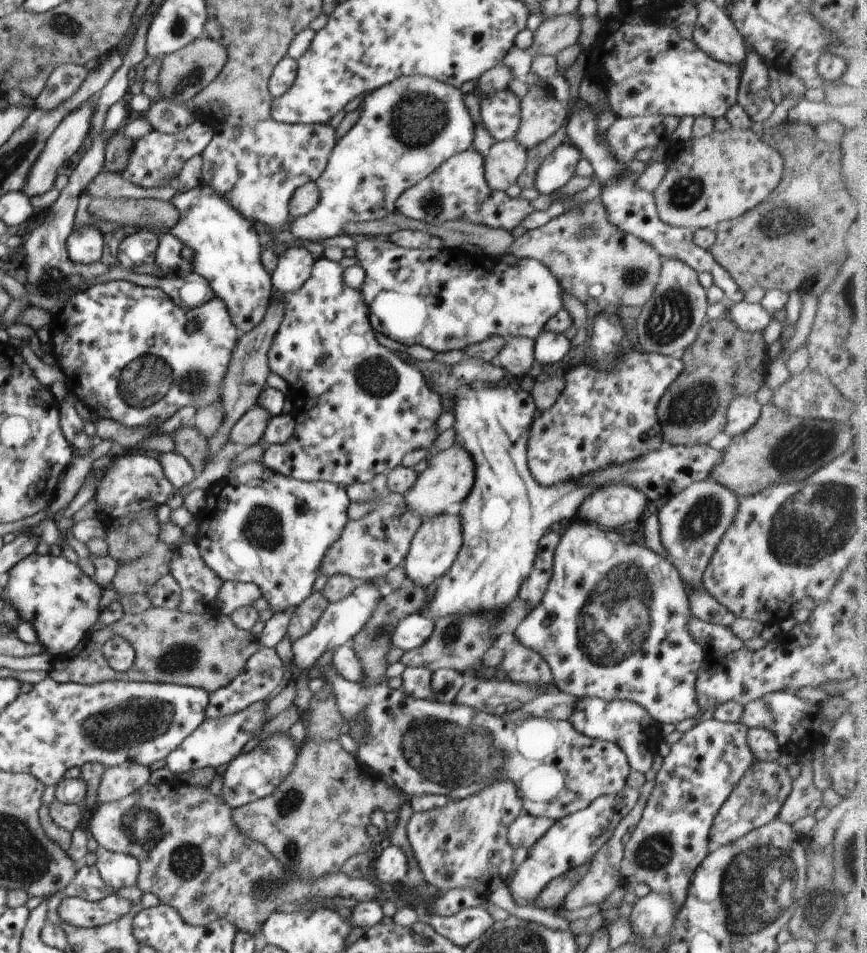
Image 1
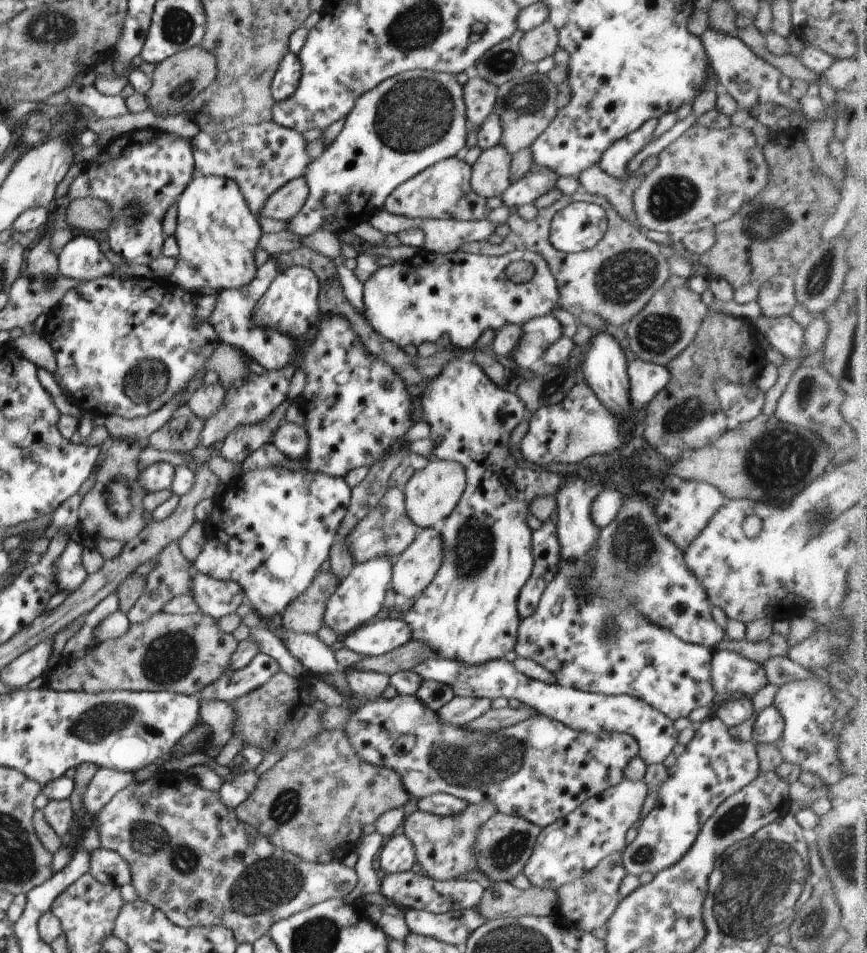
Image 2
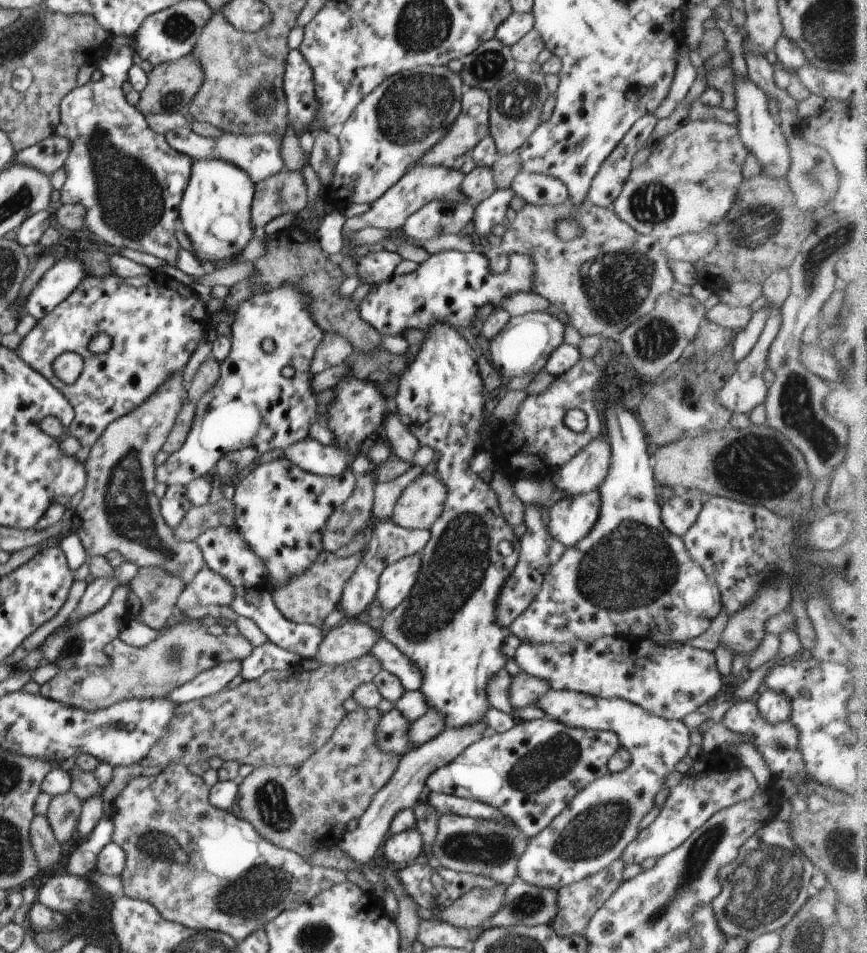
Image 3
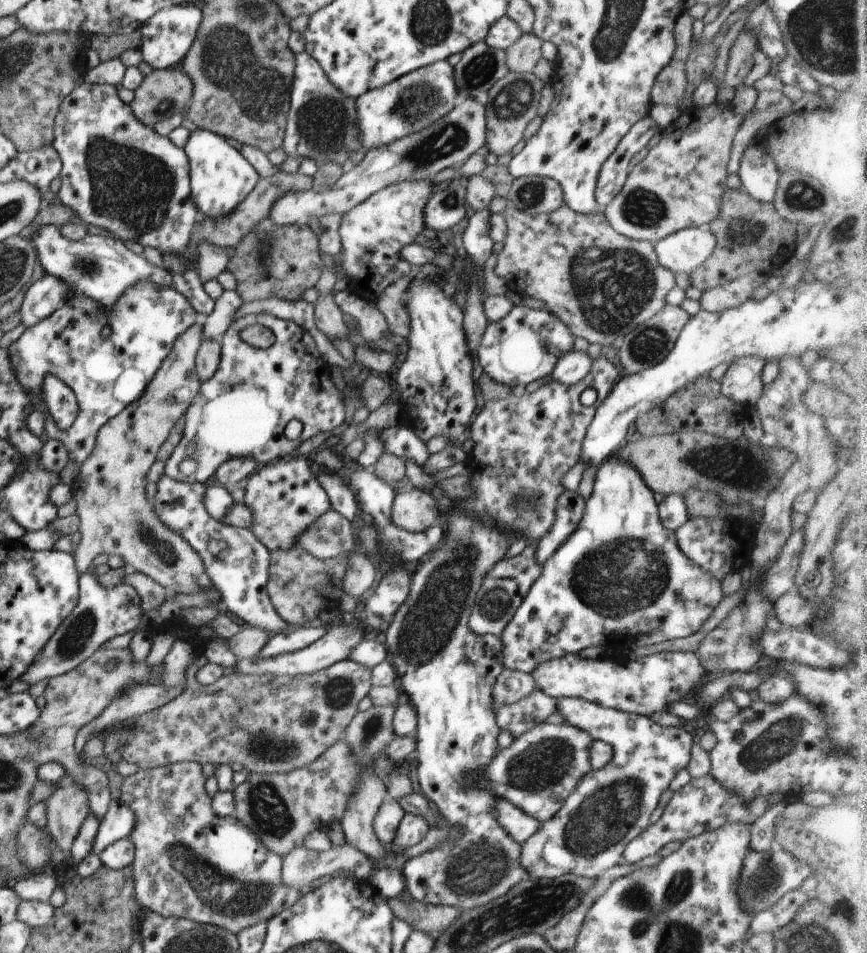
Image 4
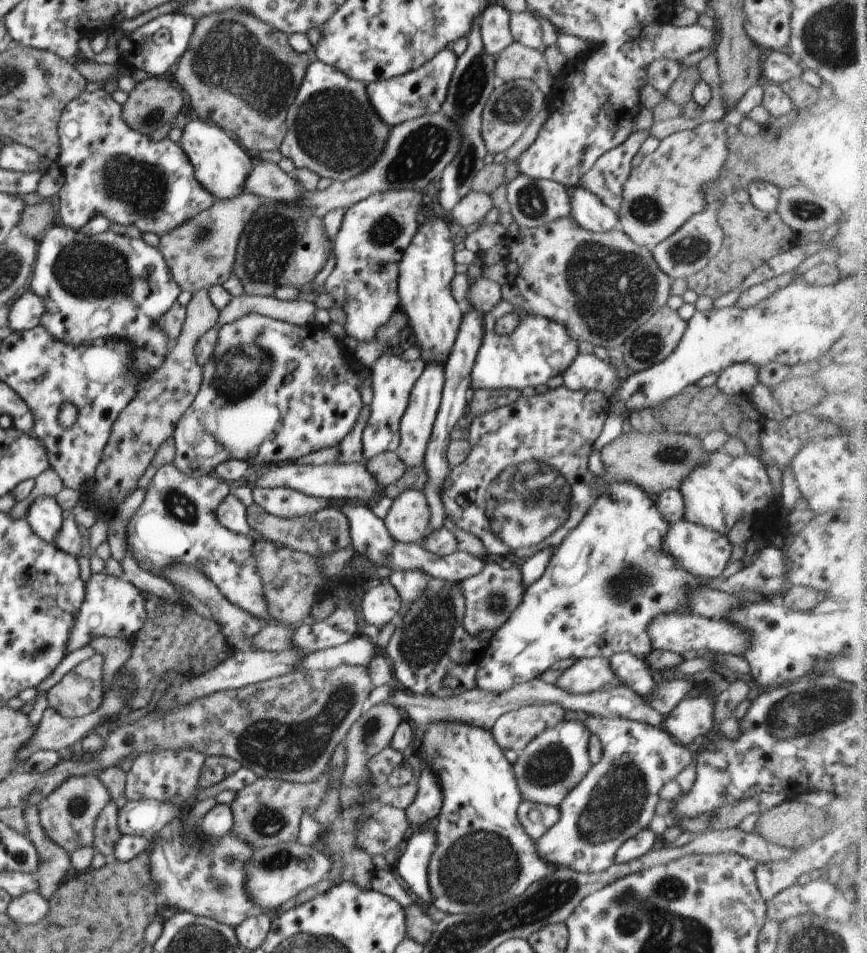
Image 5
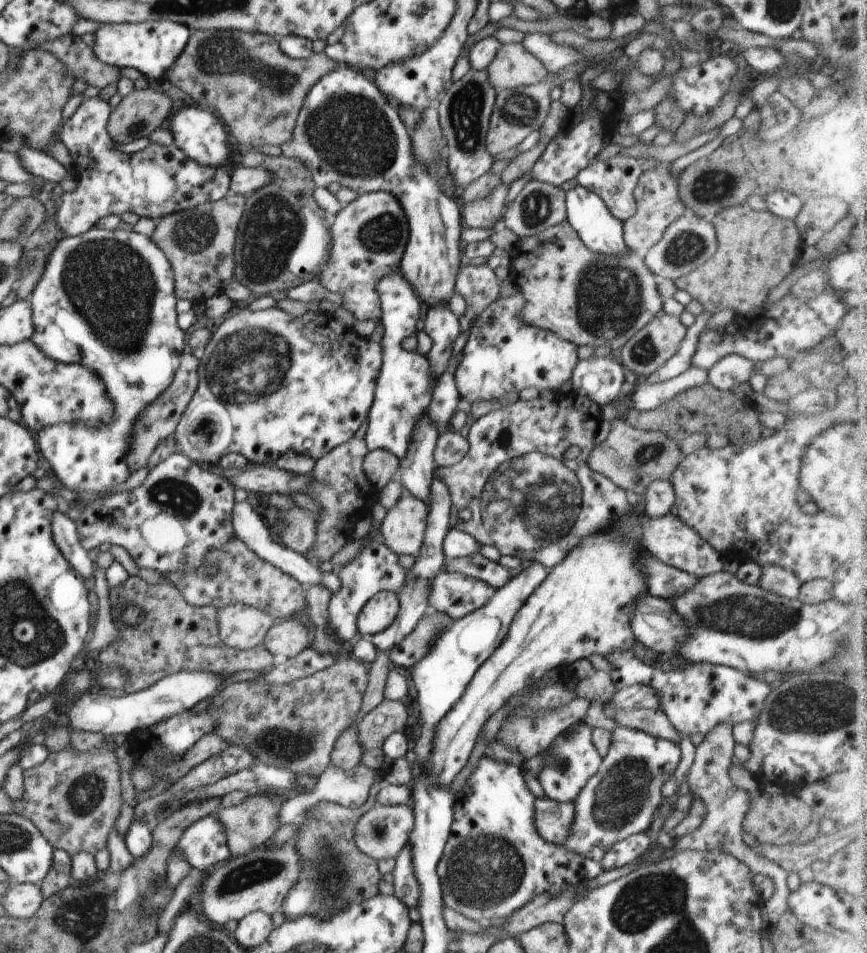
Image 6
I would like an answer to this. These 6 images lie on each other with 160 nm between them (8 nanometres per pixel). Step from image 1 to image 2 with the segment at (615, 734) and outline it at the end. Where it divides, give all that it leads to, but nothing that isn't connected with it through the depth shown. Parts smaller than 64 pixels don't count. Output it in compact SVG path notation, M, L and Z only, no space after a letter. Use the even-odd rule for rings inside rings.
M432 658L417 664L413 671L421 676L423 682L425 680L435 680L439 683L447 684L452 687L455 696L459 697L480 697L495 698L502 697L514 698L520 700L524 705L535 708L538 713L545 714L555 721L560 721L562 724L573 728L581 733L600 733L617 732L626 733L633 736L639 746L639 757L647 764L656 764L664 762L664 759L672 752L672 748L677 744L678 731L674 728L674 723L664 716L659 710L652 708L645 700L636 698L630 695L605 695L602 693L593 693L590 691L581 691L572 687L563 687L557 682L554 684L546 684L541 680L536 680L527 677L520 671L516 670L513 663L505 659L489 660L477 665L463 663L456 659Z

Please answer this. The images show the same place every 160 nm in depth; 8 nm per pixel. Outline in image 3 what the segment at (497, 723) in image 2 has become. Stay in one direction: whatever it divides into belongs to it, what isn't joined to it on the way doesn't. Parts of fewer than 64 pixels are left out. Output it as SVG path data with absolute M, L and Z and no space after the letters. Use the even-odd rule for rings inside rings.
M485 720L463 727L453 726L451 729L448 728L442 731L428 742L418 745L407 755L400 757L394 776L388 781L388 784L384 785L384 788L381 788L373 796L370 806L359 818L357 828L353 832L345 832L338 847L358 863L370 862L376 851L381 850L385 839L389 836L391 823L395 816L402 809L413 808L424 799L427 793L425 782L428 775L438 767L449 763L473 742L492 734L492 732L493 729L488 726Z

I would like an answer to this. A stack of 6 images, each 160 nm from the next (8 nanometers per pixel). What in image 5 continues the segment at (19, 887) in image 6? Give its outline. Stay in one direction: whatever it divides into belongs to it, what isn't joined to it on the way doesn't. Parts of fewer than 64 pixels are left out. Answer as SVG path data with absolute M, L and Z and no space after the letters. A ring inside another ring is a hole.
M30 891L14 897L6 914L18 924L36 924L49 913L49 910L49 900L42 897L38 891Z

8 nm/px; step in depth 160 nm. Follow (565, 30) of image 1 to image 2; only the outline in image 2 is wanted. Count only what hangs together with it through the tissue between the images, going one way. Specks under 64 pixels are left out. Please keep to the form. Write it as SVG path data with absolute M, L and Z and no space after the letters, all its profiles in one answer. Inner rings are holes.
M548 20L526 31L519 42L521 55L526 62L540 62L543 58L553 57L559 48L557 28Z

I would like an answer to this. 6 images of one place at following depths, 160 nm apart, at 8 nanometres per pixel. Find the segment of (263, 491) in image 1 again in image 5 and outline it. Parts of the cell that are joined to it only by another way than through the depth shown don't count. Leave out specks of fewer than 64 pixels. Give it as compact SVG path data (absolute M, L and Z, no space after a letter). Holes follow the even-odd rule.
M288 487L253 489L253 502L277 517L291 519L311 515L331 506L328 499L310 496Z

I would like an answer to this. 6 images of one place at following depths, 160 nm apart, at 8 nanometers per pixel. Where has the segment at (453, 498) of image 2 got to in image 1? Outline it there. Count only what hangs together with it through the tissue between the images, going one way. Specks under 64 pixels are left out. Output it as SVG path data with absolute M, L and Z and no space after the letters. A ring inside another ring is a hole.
M458 442L446 450L437 450L428 461L428 468L419 473L415 485L405 495L408 510L424 519L456 510L470 494L475 483L476 470L472 455Z

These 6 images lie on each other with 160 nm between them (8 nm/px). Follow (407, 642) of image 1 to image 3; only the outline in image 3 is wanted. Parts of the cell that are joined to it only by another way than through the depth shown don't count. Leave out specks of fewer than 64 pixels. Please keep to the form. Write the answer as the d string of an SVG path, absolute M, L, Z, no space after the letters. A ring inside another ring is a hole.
M341 622L337 627L323 633L319 651L312 660L322 665L339 665L370 654L372 647L382 639L380 631L364 622Z

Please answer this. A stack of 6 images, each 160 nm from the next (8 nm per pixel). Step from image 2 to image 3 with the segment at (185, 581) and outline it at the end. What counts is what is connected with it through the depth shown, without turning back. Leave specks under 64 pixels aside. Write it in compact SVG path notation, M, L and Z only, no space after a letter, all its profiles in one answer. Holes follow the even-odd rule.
M221 498L202 506L192 505L173 533L176 540L192 541L208 529L219 526L235 528L233 502L230 499ZM140 567L128 587L140 599L140 622L158 631L176 613L177 598L187 584L162 567Z

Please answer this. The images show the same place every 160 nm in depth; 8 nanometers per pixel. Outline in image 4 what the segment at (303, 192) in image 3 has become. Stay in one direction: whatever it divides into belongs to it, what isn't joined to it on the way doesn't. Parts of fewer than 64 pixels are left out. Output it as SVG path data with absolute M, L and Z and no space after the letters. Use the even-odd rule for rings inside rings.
M278 171L272 177L260 177L252 192L235 208L228 216L222 219L212 220L208 218L200 219L197 226L189 238L189 254L184 257L176 255L162 255L164 268L172 274L181 273L188 265L192 265L197 270L195 264L195 246L198 241L206 241L214 246L235 248L237 244L250 232L260 221L269 216L275 202L285 194L295 192L306 192L313 188L313 177L302 173L286 173Z

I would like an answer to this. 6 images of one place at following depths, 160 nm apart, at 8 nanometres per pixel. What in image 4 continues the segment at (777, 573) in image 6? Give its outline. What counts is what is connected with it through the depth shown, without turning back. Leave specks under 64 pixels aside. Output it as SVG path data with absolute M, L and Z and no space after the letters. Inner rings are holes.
M621 446L614 452L614 455L611 455L609 459L606 459L598 467L592 493L586 501L585 511L577 529L566 539L564 544L561 544L545 560L545 563L541 566L540 576L529 588L522 604L516 609L512 620L503 628L500 638L503 646L501 657L504 668L531 674L536 665L545 660L562 658L562 656L578 653L584 648L598 645L598 640L600 640L600 645L603 645L606 642L606 636L622 634L622 632L624 632L626 638L633 640L633 646L636 645L636 642L640 642L642 646L648 646L648 644L660 644L660 642L672 640L672 638L677 640L686 638L686 636L692 636L692 634L702 628L702 624L710 618L714 608L724 598L721 581L713 577L709 572L705 572L700 565L694 564L693 560L689 559L680 550L675 531L668 530L661 523L658 508L659 497L644 482L644 477L637 471L637 468L619 454L620 449Z

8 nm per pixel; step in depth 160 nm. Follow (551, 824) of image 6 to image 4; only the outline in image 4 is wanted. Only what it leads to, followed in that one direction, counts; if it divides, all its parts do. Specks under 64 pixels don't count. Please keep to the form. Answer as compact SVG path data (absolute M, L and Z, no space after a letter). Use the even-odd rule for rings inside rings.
M500 798L493 804L493 817L517 843L526 842L542 824L509 800Z

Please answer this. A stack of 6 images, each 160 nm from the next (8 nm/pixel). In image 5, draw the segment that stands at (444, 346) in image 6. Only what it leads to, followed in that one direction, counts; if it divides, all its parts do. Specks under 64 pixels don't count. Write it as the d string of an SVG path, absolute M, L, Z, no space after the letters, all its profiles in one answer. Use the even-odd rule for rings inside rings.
M430 363L425 366L424 372L422 372L420 378L416 381L416 384L413 384L407 409L401 418L399 430L401 443L396 450L406 466L422 466L424 464L425 452L441 403L444 383L444 365Z

